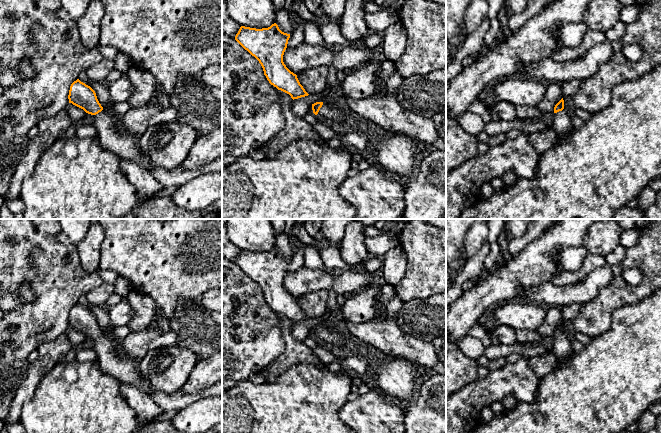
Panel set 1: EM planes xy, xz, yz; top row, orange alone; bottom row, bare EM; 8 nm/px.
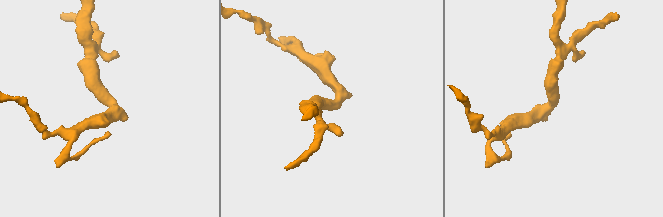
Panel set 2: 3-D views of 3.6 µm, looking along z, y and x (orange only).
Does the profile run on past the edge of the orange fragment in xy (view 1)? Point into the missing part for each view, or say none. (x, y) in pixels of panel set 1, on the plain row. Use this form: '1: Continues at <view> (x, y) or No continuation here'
1: Continues at xy (110, 358)

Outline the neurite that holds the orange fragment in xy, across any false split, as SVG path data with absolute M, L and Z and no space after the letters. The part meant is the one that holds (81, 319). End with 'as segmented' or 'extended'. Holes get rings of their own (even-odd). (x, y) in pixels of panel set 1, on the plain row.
M79 303L74 305L69 314L69 327L94 340L93 348L97 353L97 362L102 371L130 383L145 393L163 410L180 411L191 403L209 396L222 397L222 381L196 394L185 394L183 389L166 394L155 390L140 374L138 361L133 360L121 351L119 341L109 332L104 333L99 327L95 315Z | extended

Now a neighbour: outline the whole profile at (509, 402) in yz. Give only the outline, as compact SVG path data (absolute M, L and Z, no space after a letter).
M507 395L501 402L505 410L512 410L515 408L518 400L512 395Z

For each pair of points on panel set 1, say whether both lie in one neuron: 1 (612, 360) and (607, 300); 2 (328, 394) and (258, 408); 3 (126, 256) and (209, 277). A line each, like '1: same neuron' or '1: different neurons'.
1: different neurons
2: same neuron
3: same neuron

